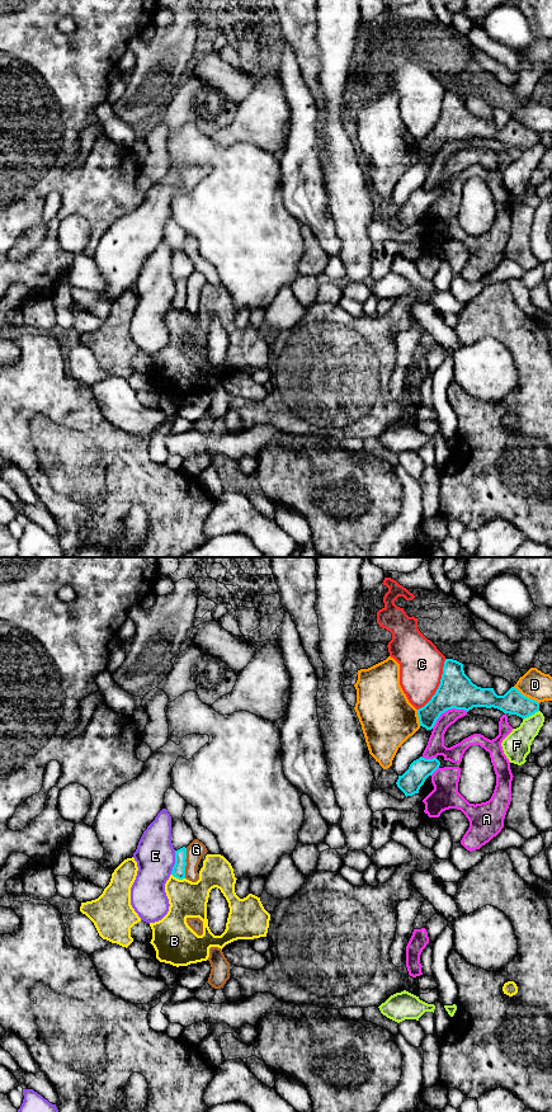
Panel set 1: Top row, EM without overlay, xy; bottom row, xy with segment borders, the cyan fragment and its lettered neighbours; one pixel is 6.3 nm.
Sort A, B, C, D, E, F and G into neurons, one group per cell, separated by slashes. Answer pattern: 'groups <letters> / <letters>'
groups A / B / C / D / E / F / G

